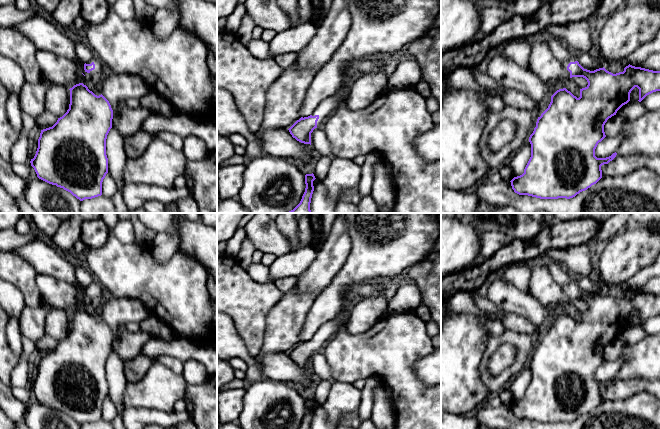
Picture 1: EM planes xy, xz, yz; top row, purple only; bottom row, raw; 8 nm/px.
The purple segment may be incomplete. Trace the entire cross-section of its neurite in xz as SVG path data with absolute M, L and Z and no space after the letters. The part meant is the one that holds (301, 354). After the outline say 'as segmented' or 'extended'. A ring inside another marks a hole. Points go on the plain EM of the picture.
M319 339L301 341L288 354L297 365L311 369L311 357L317 352Z; as segmented

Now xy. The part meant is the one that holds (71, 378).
M83 307L76 308L69 314L69 333L62 341L58 342L52 351L41 354L38 372L30 387L39 403L63 412L80 425L83 425L102 419L102 406L108 397L106 363L112 352L113 334L109 325L102 318L95 319Z; as segmented

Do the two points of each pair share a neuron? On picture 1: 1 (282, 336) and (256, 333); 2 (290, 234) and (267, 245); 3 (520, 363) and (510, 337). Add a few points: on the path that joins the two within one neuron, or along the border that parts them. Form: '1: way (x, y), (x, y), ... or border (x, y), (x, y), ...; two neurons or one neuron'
1: border (269, 311), (263, 344), (254, 356); two neurons
2: border (275, 223), (278, 230), (288, 241), (291, 250); two neurons
3: way (521, 356), (521, 347), (517, 343); one neuron

